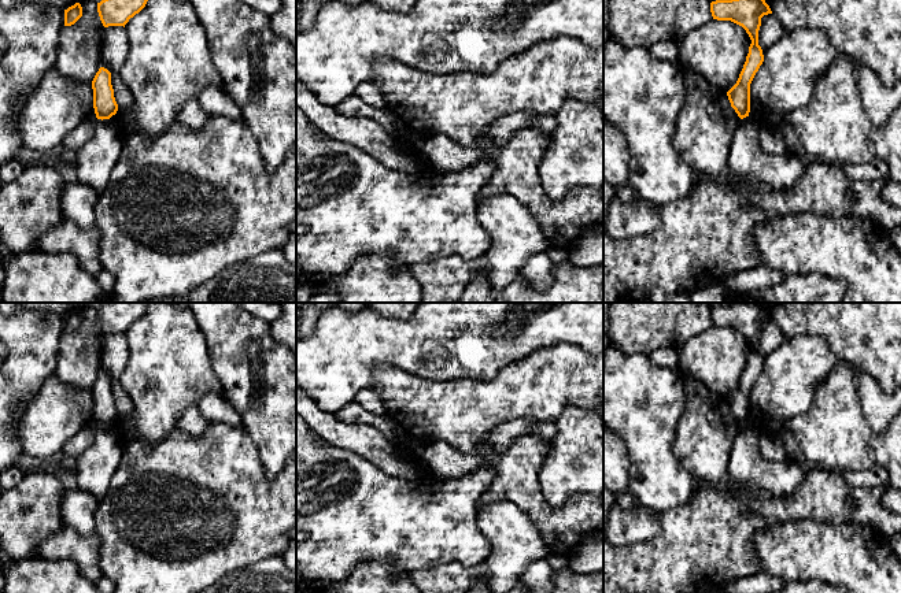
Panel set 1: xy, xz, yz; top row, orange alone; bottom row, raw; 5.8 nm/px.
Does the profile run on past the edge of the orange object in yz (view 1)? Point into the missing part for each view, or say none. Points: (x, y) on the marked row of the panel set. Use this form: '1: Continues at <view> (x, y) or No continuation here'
1: No continuation here

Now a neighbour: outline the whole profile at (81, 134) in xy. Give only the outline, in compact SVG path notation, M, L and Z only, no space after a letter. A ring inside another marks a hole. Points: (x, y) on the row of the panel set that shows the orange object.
M95 121L85 122L71 130L62 141L62 147L73 155L95 134Z

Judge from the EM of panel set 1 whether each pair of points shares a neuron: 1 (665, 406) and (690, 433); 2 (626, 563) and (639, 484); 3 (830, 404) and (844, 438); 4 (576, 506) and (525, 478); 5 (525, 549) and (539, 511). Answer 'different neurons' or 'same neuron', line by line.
1: different neurons
2: different neurons
3: same neuron
4: same neuron
5: different neurons

